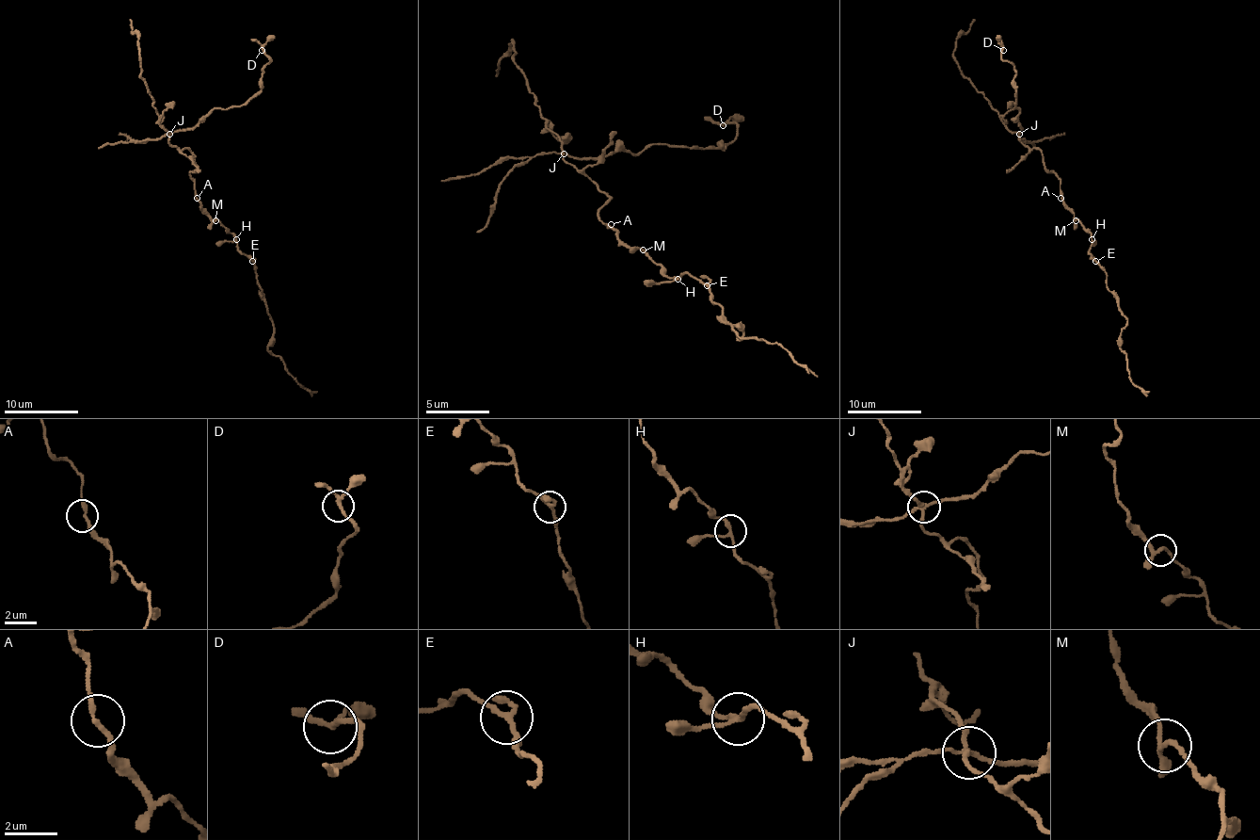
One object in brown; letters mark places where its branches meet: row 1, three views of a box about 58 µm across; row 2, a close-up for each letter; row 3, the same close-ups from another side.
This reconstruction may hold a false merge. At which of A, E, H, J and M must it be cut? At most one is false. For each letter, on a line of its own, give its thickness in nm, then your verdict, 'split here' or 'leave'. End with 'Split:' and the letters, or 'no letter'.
A: 200 nm | leave
E: 200 nm | leave
H: 180 nm | leave
J: 190 nm | split here
M: 190 nm | leave
Split: J

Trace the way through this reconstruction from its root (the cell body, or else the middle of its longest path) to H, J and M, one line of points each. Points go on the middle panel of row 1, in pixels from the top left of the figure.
H: (611, 228), (620, 240), (643, 250), (671, 279), (677, 279)
J: (611, 228), (598, 215), (598, 208), (611, 196), (579, 173), (563, 154)
M: (611, 228), (620, 240), (643, 250)

